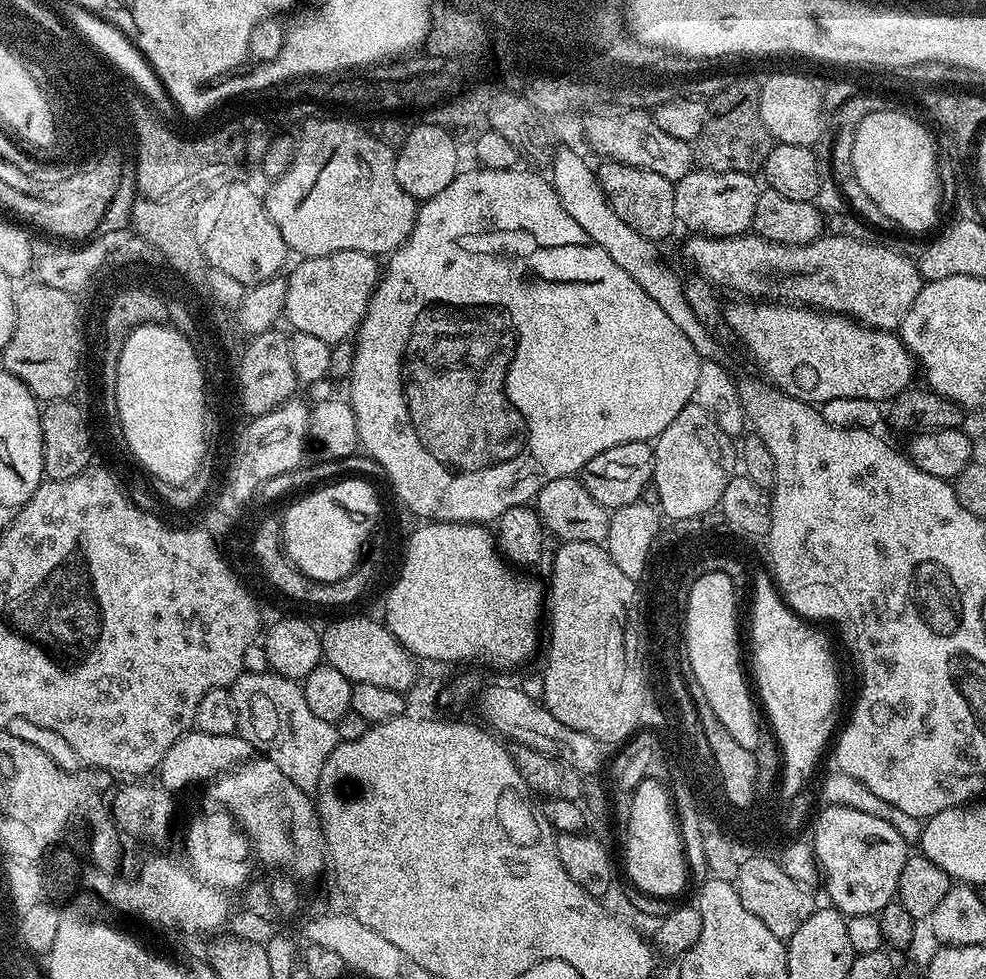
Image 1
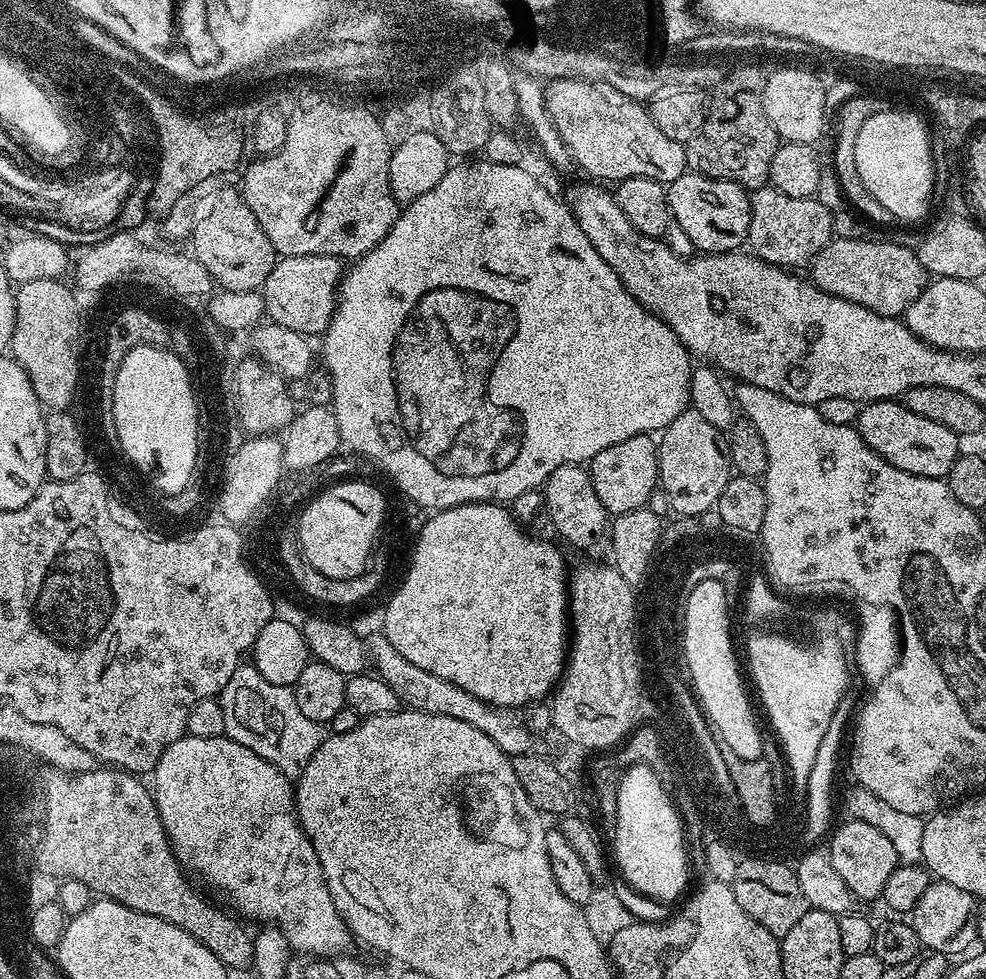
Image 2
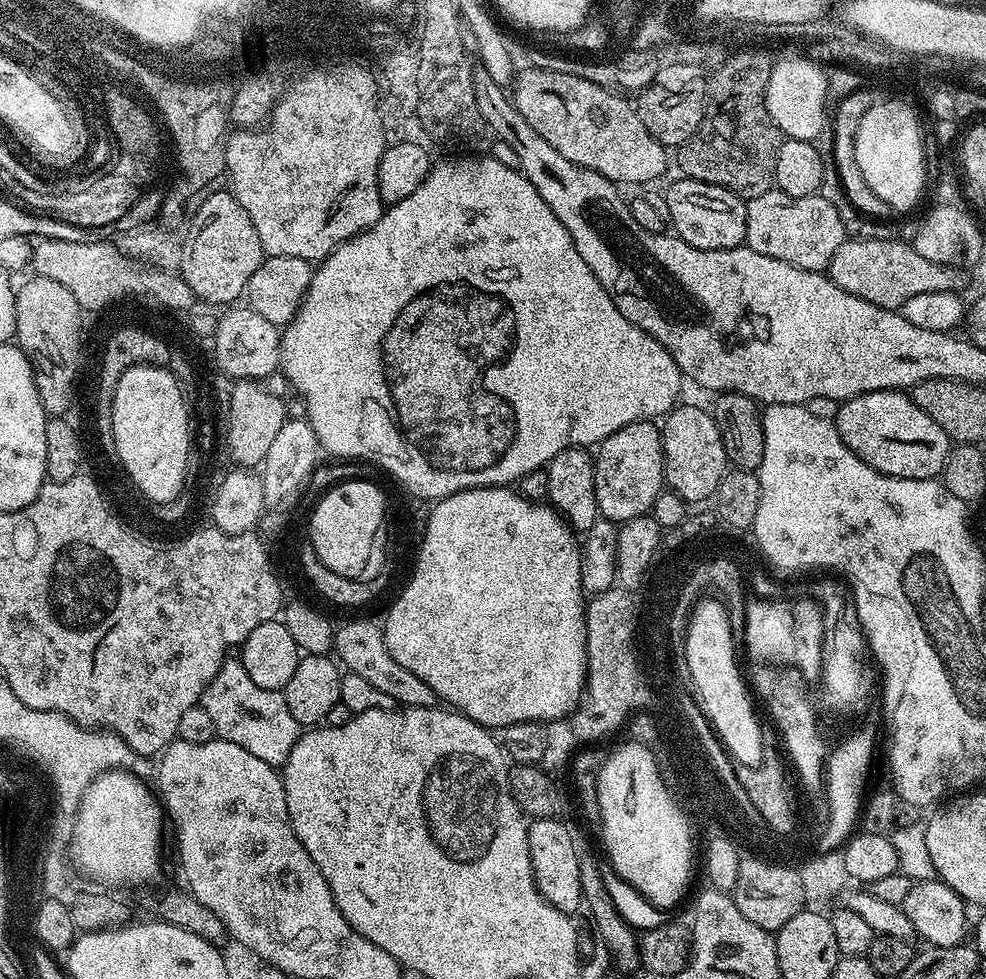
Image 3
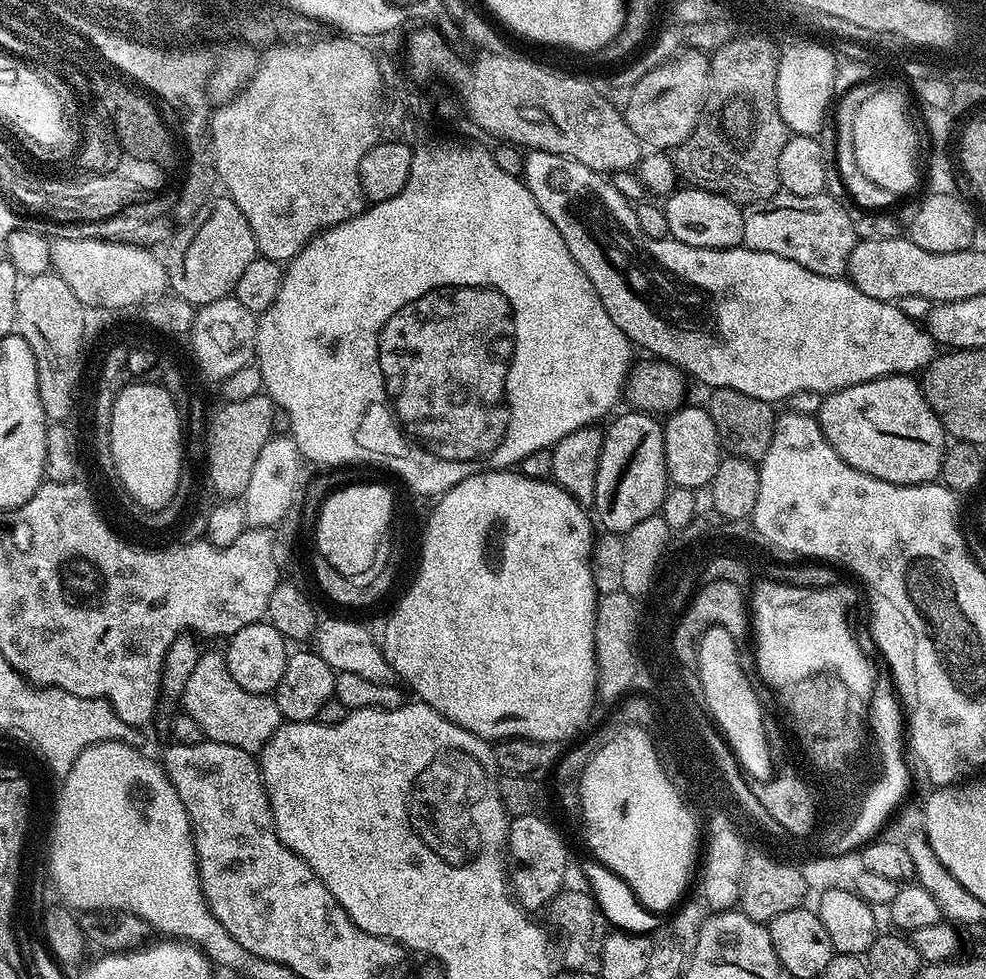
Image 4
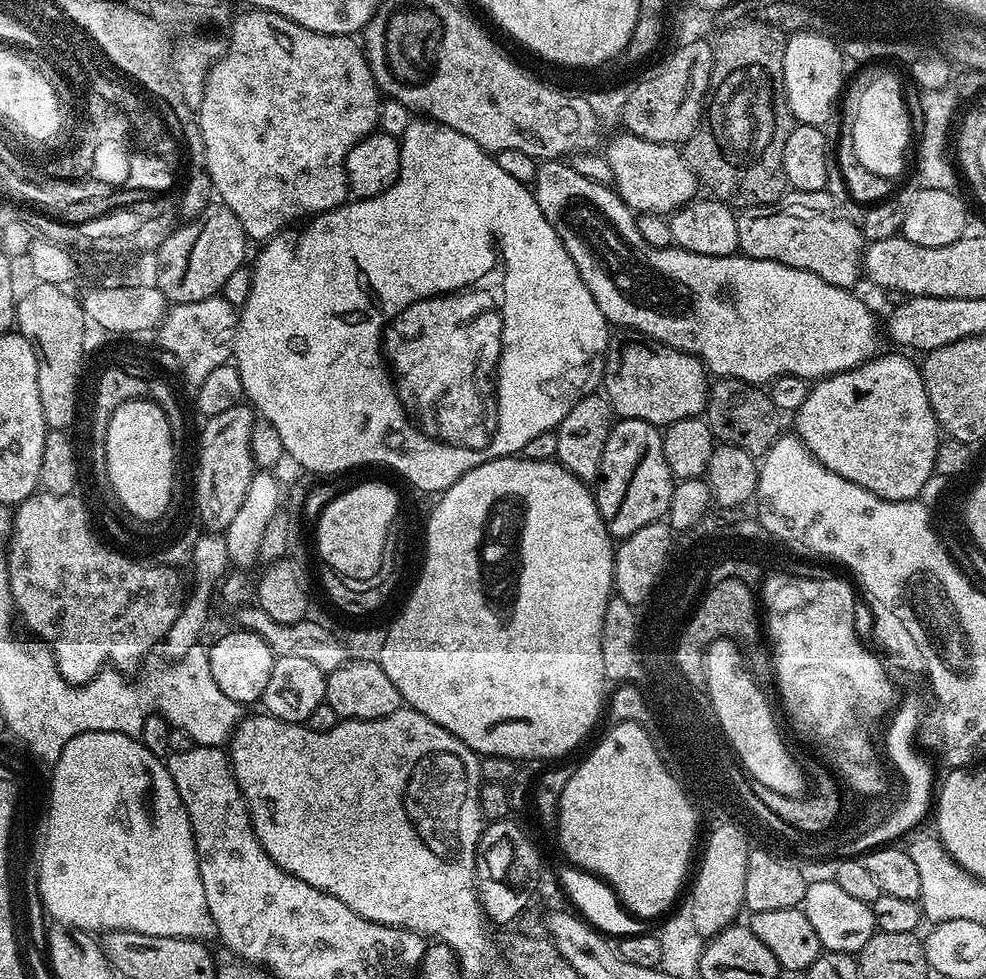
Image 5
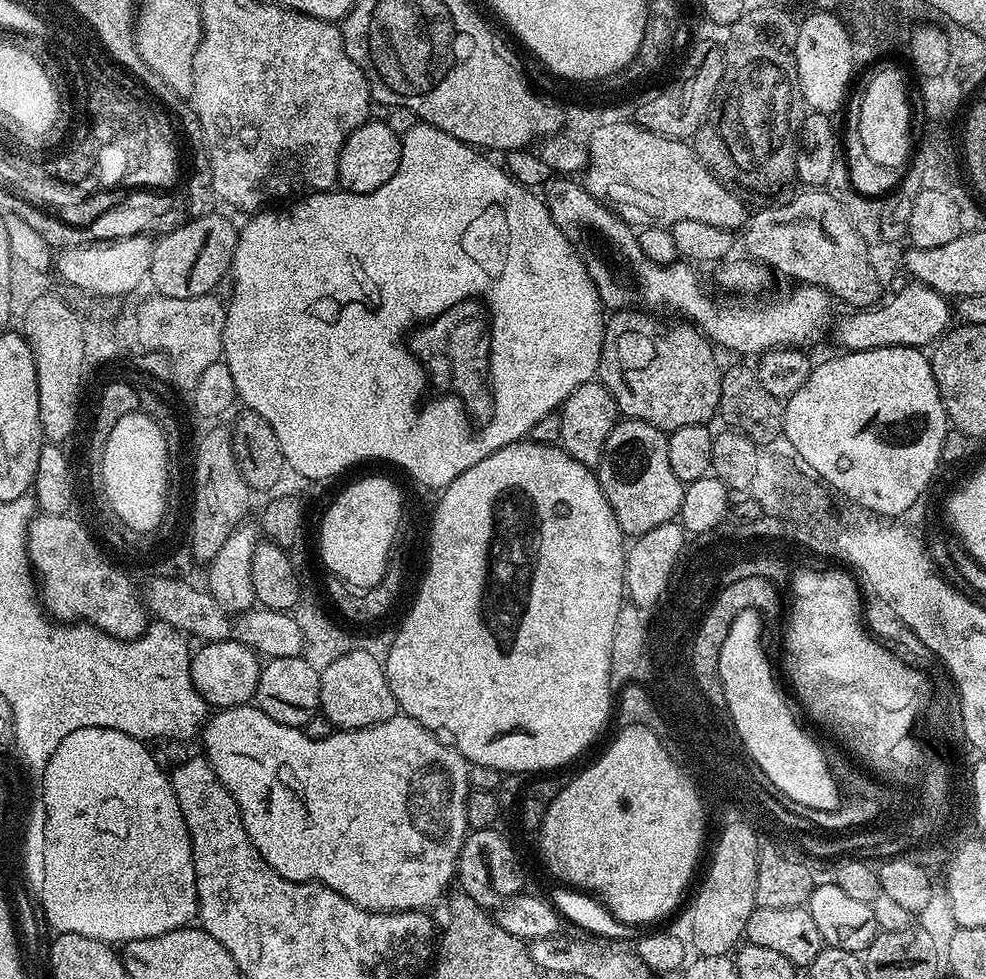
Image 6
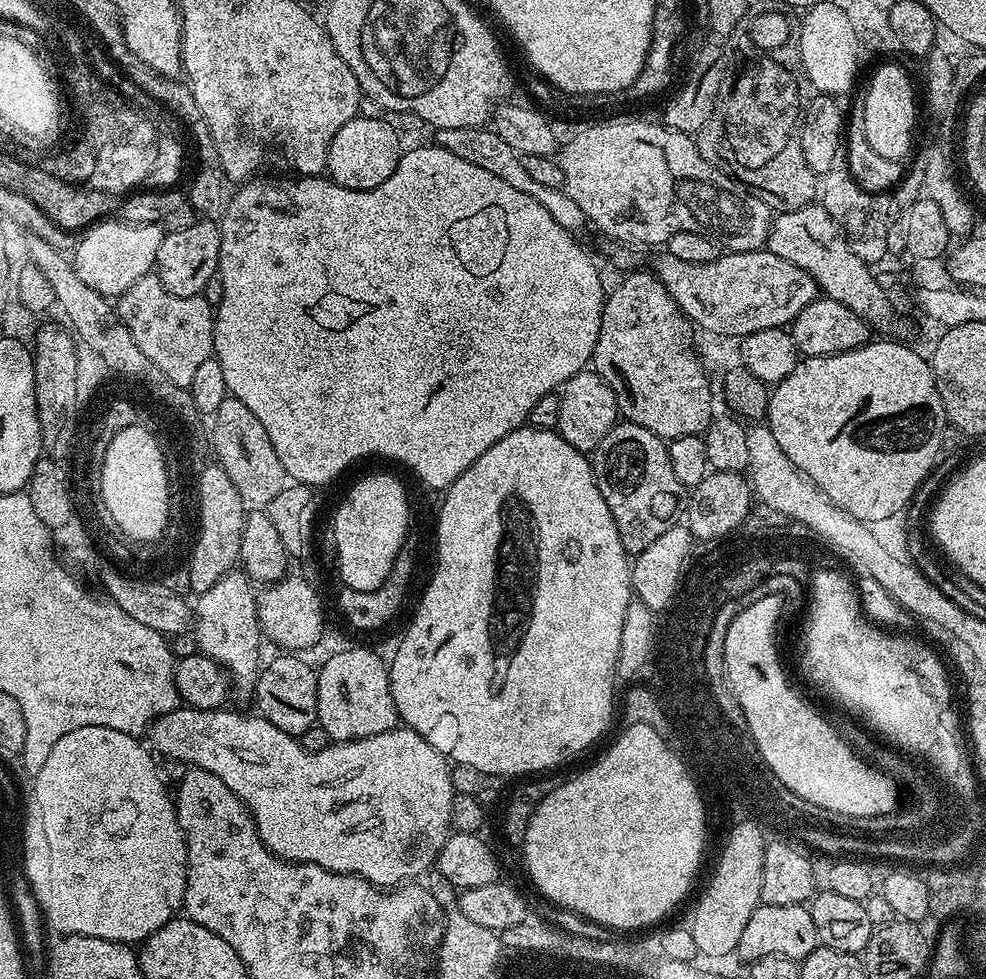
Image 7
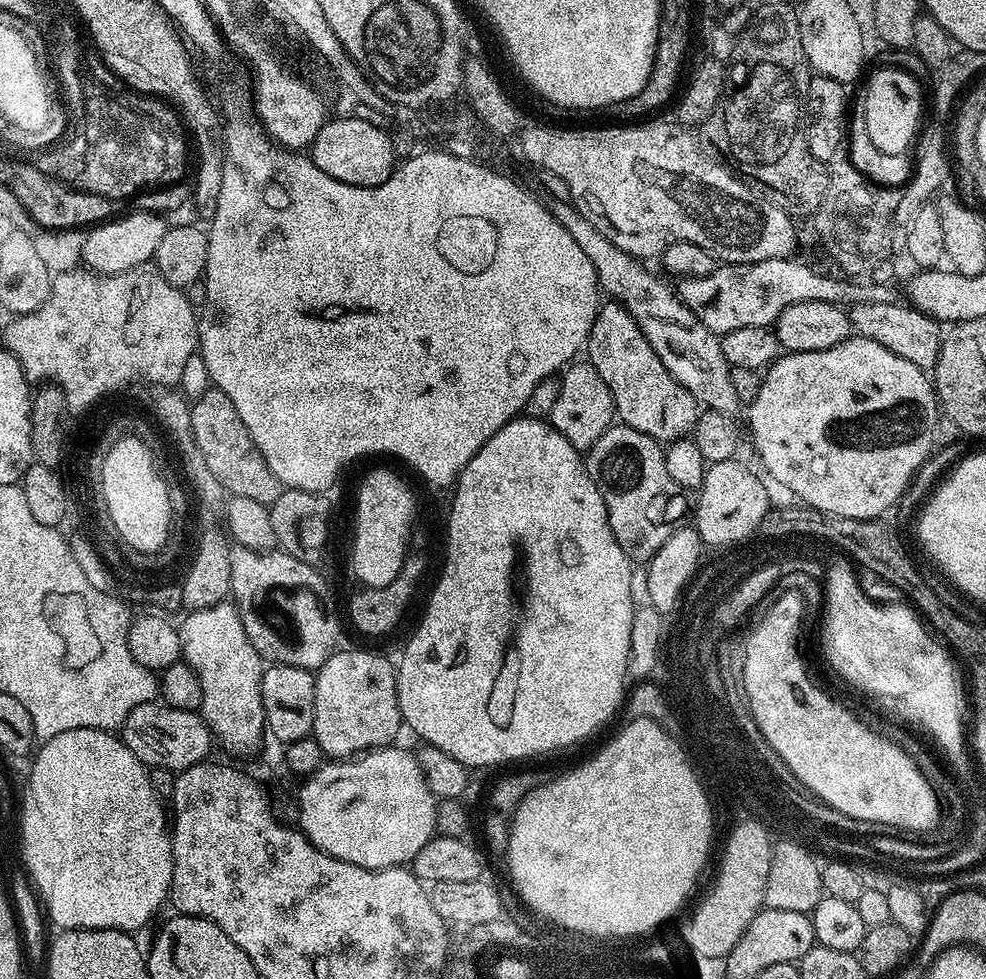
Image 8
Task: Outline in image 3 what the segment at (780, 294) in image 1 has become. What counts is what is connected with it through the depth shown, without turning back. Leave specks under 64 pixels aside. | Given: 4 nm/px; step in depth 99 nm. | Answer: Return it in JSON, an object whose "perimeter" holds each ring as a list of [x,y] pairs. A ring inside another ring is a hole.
{"perimeter":[[[845,239],[826,269],[828,279],[843,292],[854,294],[874,306],[898,310],[906,298],[914,294],[934,294],[935,292],[956,292],[963,286],[961,269],[940,266],[930,262],[912,248],[911,243],[900,240],[860,241]]]}

